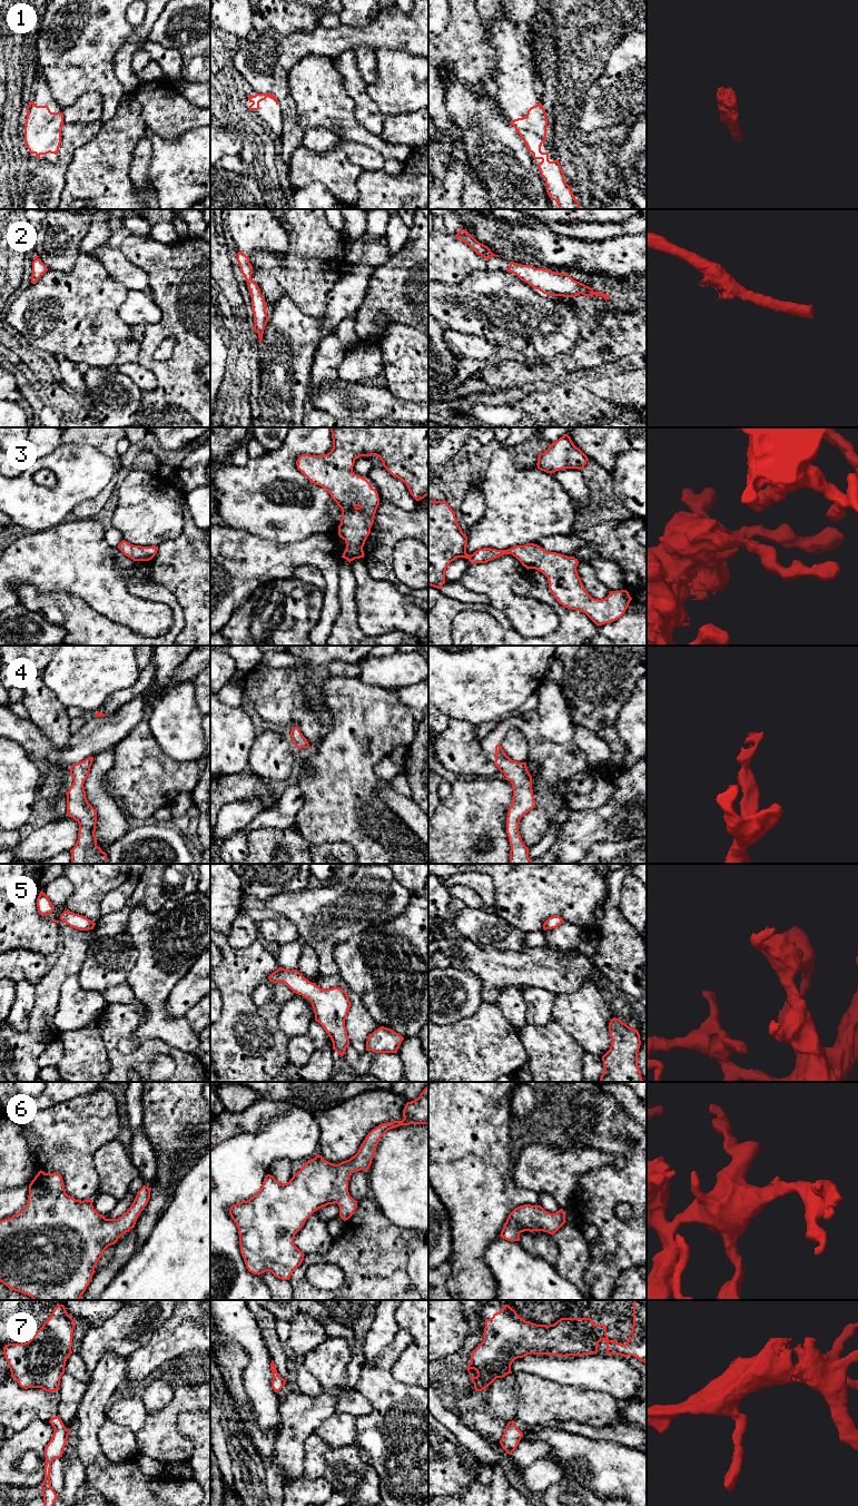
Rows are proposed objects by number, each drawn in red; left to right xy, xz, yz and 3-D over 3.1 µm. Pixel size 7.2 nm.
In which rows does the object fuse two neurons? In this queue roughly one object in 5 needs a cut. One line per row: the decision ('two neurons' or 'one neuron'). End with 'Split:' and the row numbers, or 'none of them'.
1: one neuron
2: one neuron
3: one neuron
4: one neuron
5: one neuron
6: one neuron
7: one neuron
Split: none of them

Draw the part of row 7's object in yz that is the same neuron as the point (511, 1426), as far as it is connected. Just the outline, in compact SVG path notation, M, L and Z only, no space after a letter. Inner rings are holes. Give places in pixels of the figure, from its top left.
M512 1420L507 1423L500 1444L502 1448L511 1455L516 1449L522 1437L523 1433L517 1429L514 1420Z

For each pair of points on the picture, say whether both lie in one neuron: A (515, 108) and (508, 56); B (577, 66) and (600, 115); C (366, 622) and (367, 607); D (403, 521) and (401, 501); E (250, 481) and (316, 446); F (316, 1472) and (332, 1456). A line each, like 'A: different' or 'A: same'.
A: same
B: same
C: same
D: different
E: same
F: different

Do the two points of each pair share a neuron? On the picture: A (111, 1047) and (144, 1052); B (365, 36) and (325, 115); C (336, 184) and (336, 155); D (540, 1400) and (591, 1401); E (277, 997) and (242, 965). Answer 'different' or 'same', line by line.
A: same
B: different
C: same
D: same
E: different

